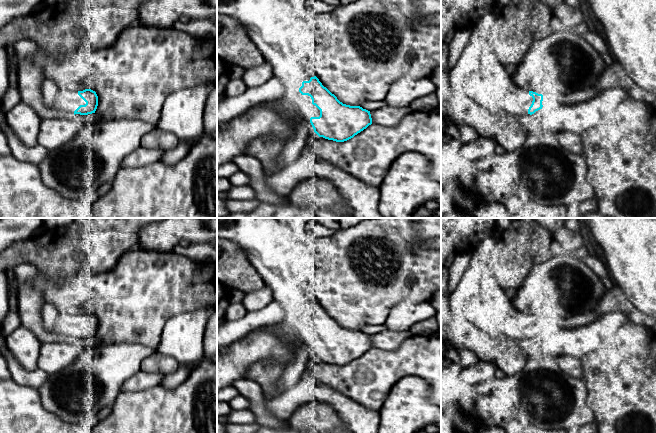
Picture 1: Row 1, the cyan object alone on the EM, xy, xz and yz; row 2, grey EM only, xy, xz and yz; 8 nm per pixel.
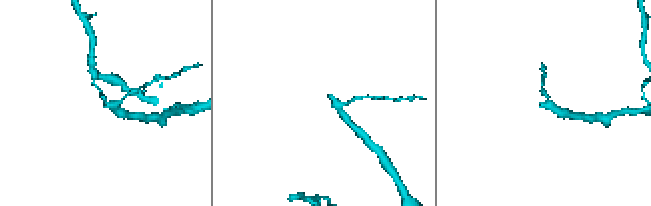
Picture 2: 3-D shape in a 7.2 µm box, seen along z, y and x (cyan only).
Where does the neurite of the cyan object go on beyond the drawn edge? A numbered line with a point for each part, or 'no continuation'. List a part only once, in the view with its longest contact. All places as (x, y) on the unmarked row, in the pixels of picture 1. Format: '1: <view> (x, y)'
1: xy (68, 325)

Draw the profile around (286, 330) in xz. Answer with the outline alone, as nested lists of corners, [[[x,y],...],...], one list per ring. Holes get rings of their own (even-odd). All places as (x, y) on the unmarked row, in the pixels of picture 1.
[[[284,326],[281,329],[269,328],[268,330],[269,332],[276,333],[279,337],[282,337],[282,335],[284,334],[287,338],[289,338],[293,334],[293,330],[290,326]]]

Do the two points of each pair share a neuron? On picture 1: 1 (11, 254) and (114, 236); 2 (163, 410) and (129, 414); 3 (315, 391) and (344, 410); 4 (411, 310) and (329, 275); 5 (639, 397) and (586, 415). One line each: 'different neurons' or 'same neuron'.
1: same neuron
2: same neuron
3: same neuron
4: different neurons
5: different neurons

